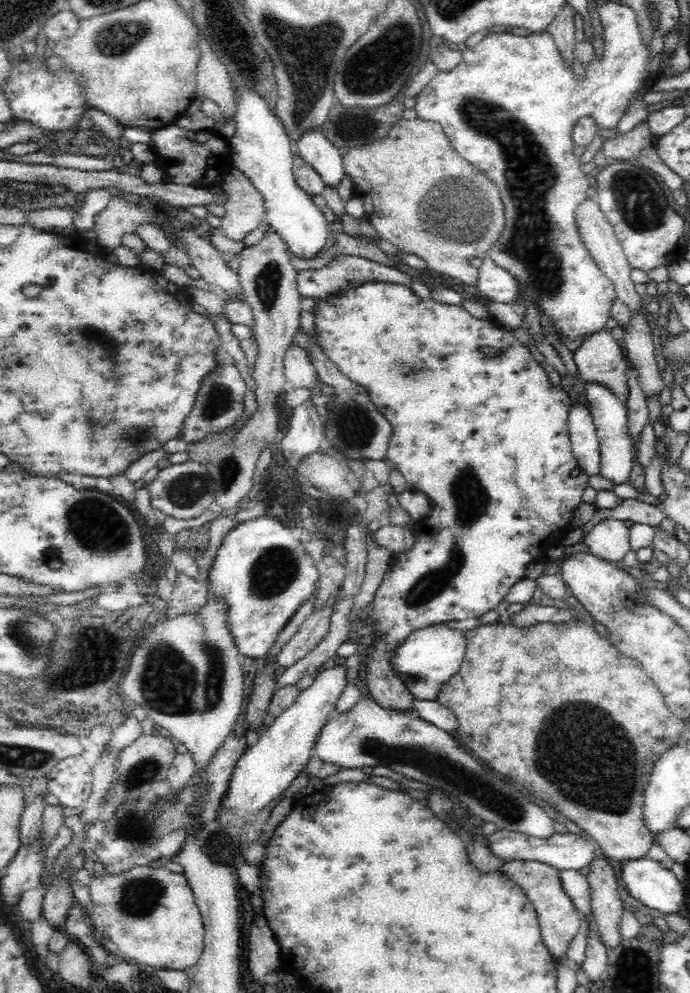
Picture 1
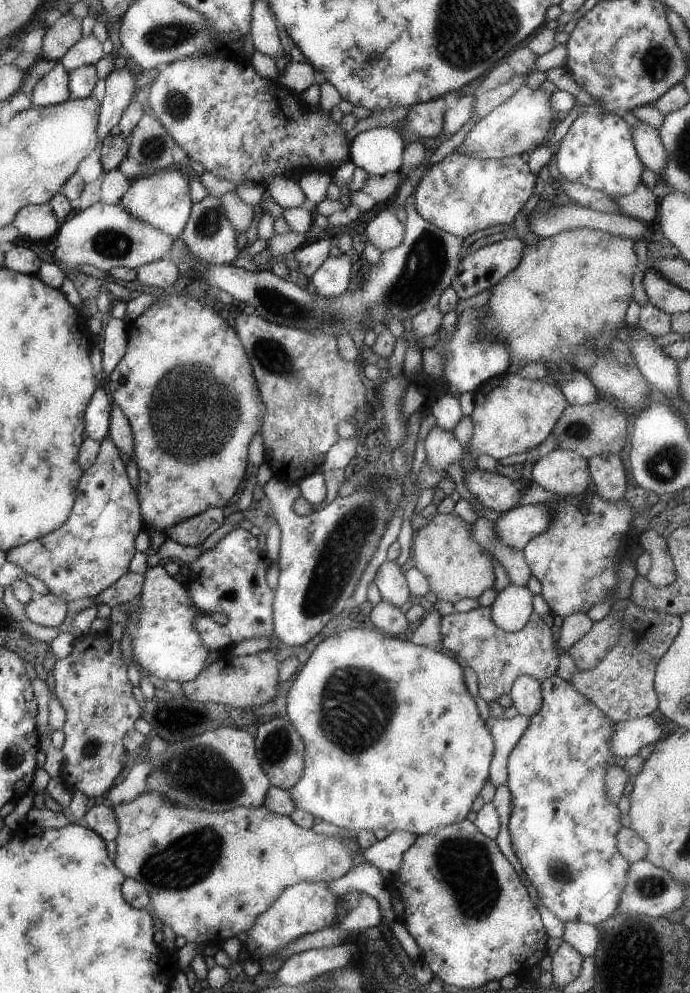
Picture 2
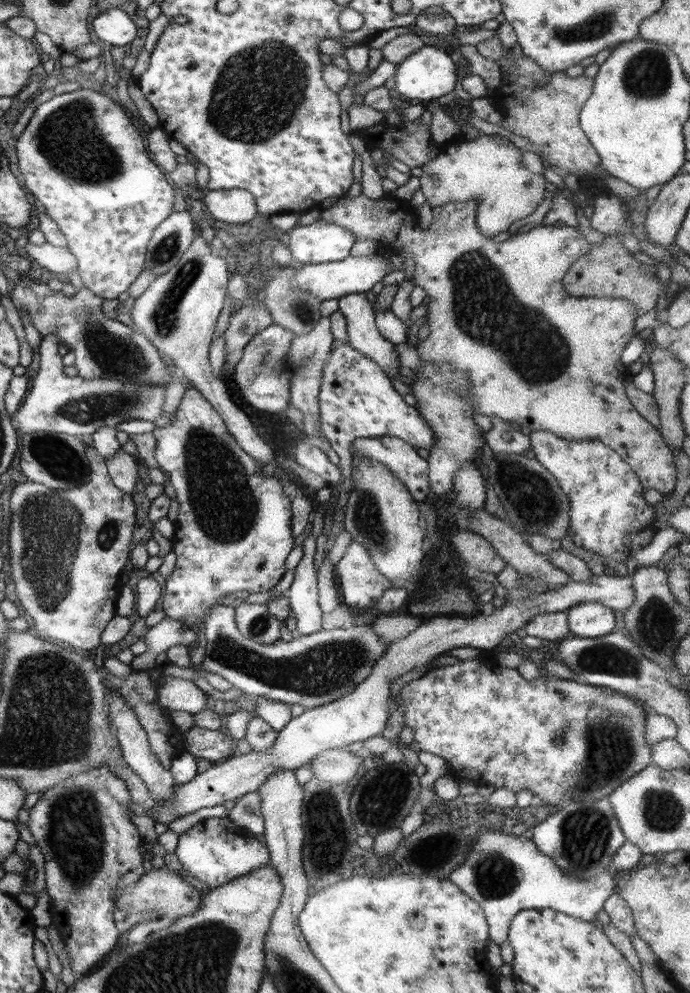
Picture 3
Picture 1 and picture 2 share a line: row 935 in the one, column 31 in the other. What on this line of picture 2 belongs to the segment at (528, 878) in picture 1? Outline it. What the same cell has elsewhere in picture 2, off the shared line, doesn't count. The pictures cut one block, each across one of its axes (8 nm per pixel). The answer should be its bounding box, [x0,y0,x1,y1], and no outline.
[4,436,144,603]

